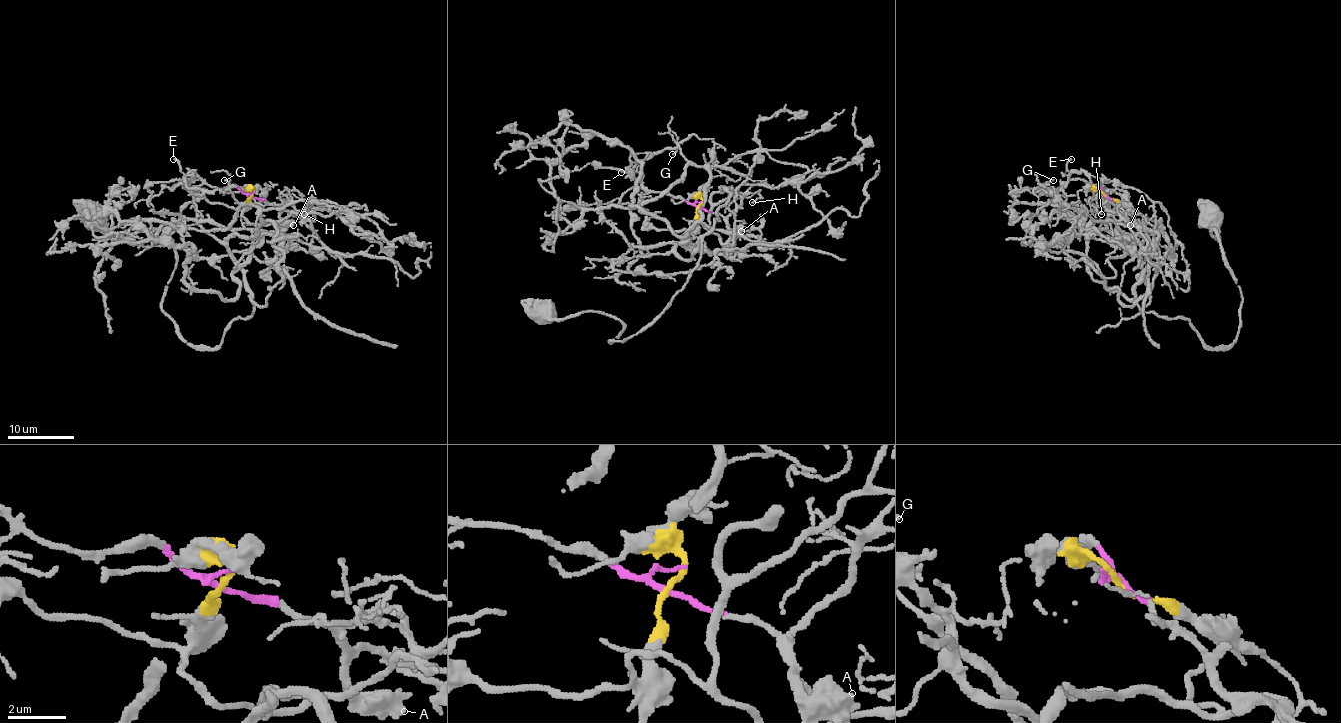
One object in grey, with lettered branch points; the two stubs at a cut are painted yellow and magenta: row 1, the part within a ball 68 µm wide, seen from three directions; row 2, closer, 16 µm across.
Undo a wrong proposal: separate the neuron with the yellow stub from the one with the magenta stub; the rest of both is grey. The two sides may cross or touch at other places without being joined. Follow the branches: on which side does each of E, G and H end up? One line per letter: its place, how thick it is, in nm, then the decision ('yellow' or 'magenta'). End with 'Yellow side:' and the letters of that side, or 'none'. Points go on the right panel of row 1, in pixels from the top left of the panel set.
E: at (1071, 159); 120 nm thick; magenta
G: at (1053, 180); 130 nm thick; magenta
H: at (1101, 214); 100 nm thick; magenta
Yellow side: none

